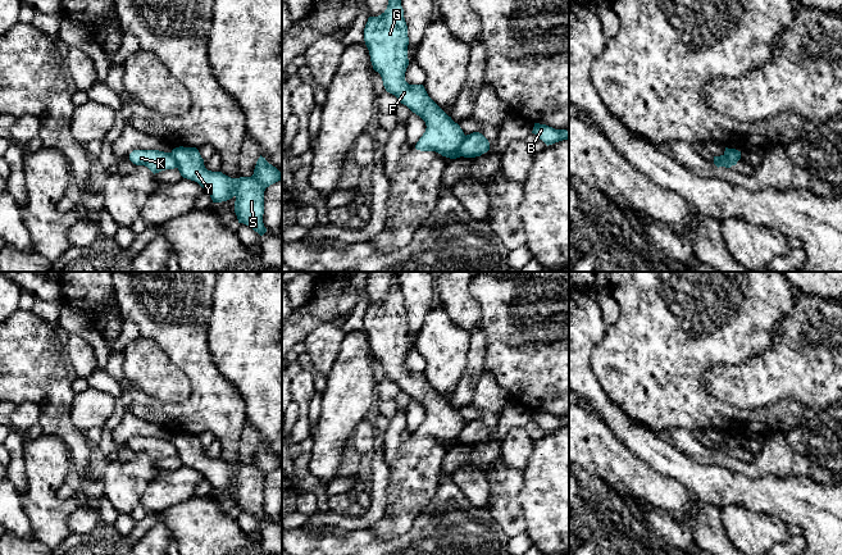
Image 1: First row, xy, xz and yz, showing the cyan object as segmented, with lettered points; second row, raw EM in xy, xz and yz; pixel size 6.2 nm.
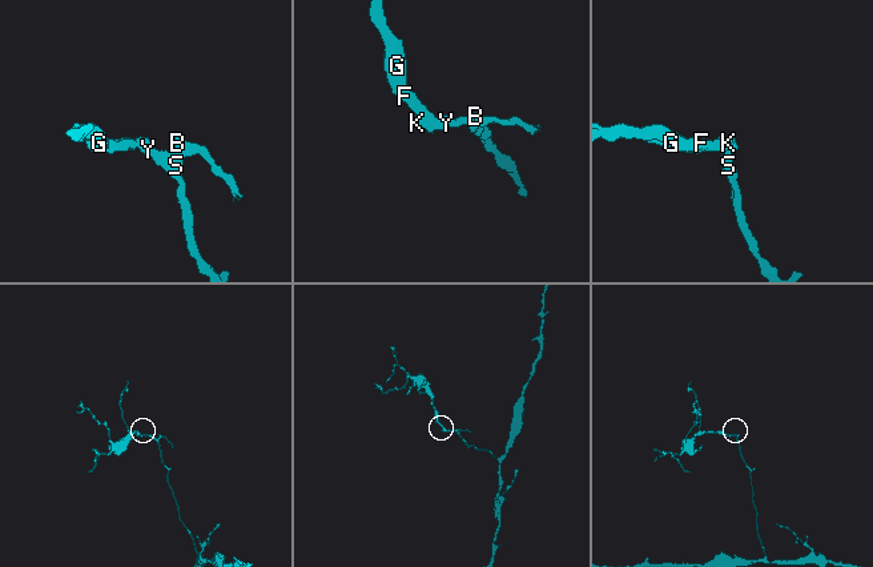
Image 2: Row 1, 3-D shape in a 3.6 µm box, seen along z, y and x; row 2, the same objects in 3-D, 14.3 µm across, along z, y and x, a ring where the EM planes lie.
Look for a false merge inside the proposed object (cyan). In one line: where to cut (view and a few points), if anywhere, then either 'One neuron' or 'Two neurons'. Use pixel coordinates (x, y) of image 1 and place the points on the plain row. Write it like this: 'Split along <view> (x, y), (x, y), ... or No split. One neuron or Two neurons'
Split along xz (465, 423), (460, 432), (460, 442). Two neurons

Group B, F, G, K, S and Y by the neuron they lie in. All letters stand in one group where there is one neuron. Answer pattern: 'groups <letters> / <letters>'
groups B S Y / F G K

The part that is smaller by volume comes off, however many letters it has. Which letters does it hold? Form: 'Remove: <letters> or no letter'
Remove: F, G, K

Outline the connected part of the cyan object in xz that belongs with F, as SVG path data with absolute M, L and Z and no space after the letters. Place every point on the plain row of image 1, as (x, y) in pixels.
M399 276L391 278L387 296L381 302L368 305L364 328L386 378L425 409L425 419L415 436L436 438L450 446L460 445L460 432L465 426L460 413L428 383L423 372L405 368L409 324Z

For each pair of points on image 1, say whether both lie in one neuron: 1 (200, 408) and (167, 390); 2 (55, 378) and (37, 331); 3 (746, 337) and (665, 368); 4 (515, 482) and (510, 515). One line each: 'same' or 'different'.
1: different
2: same
3: same
4: same

